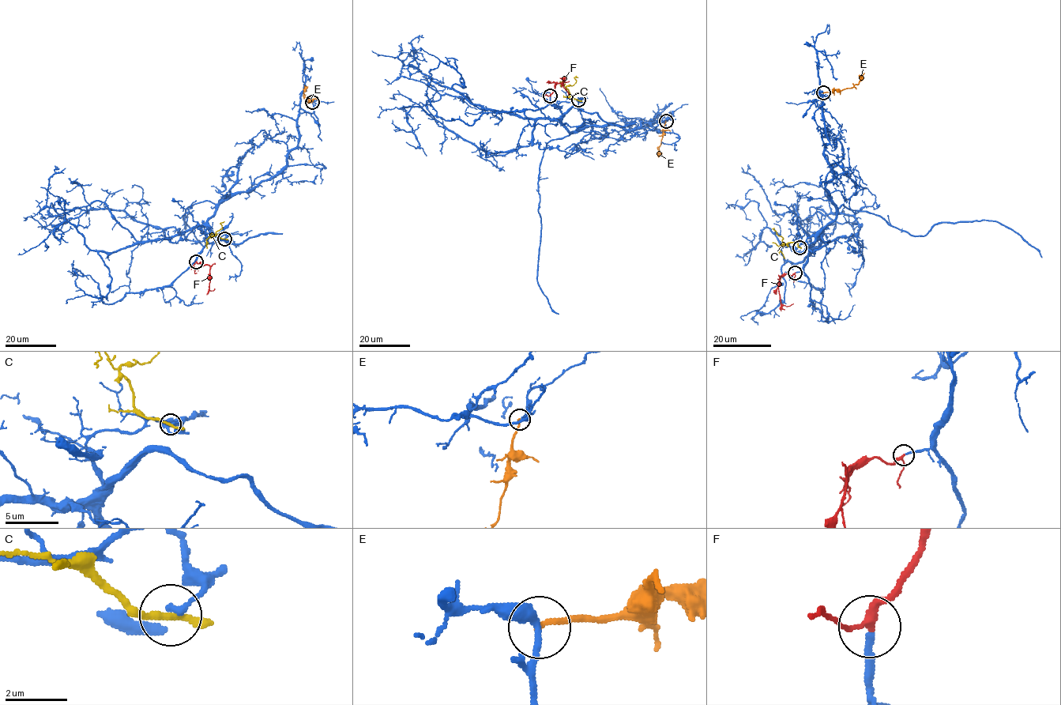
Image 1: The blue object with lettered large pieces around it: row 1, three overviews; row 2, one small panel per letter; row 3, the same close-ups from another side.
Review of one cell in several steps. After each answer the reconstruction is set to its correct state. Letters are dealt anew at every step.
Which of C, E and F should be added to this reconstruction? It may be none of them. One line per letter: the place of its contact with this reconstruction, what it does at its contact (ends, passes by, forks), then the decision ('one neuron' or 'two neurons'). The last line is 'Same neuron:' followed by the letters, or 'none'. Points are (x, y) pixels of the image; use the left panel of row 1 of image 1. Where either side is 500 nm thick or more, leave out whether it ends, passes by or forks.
C: contact (224, 239); it passes by; two neurons
E: contact (312, 102); it ends; two neurons
F: contact (196, 262); it passes by; one neuron
Same neuron: F

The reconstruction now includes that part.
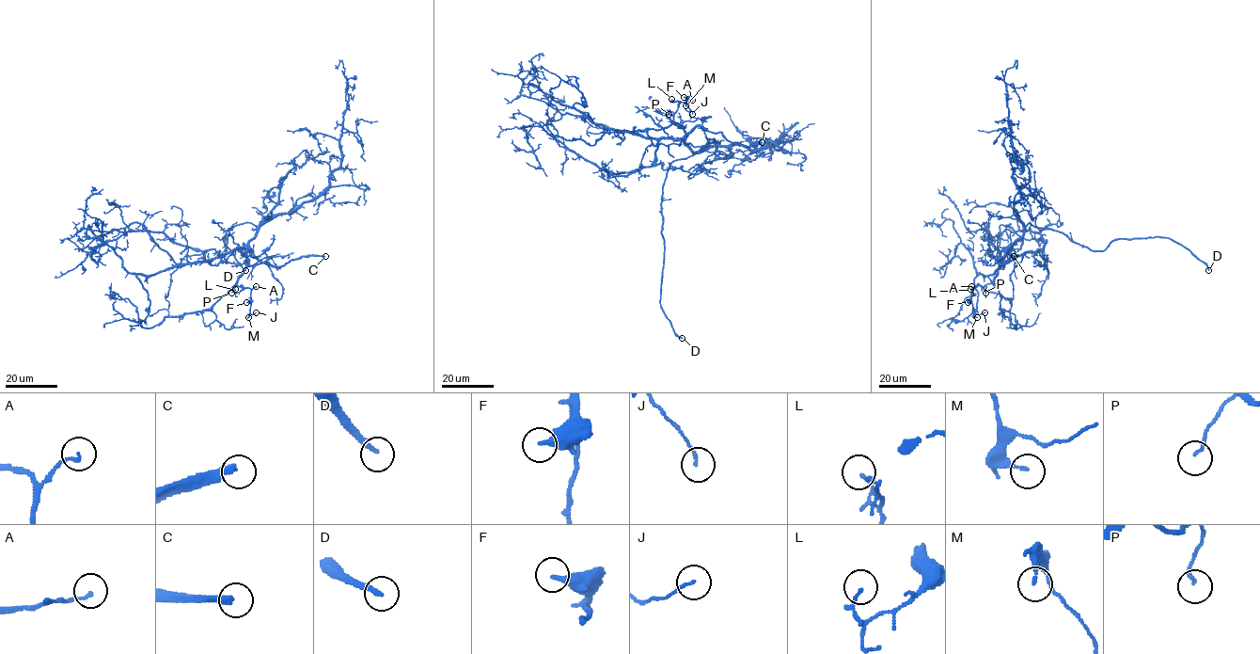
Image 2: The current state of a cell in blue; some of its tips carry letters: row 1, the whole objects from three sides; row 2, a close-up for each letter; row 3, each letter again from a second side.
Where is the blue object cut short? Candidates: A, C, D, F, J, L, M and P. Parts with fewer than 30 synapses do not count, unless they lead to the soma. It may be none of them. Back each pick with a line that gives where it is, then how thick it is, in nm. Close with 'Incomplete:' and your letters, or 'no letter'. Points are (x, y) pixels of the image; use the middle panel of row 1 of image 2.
C: (762, 142) | 320 nm
D: (682, 338) | 200 nm
Incomplete: C, D

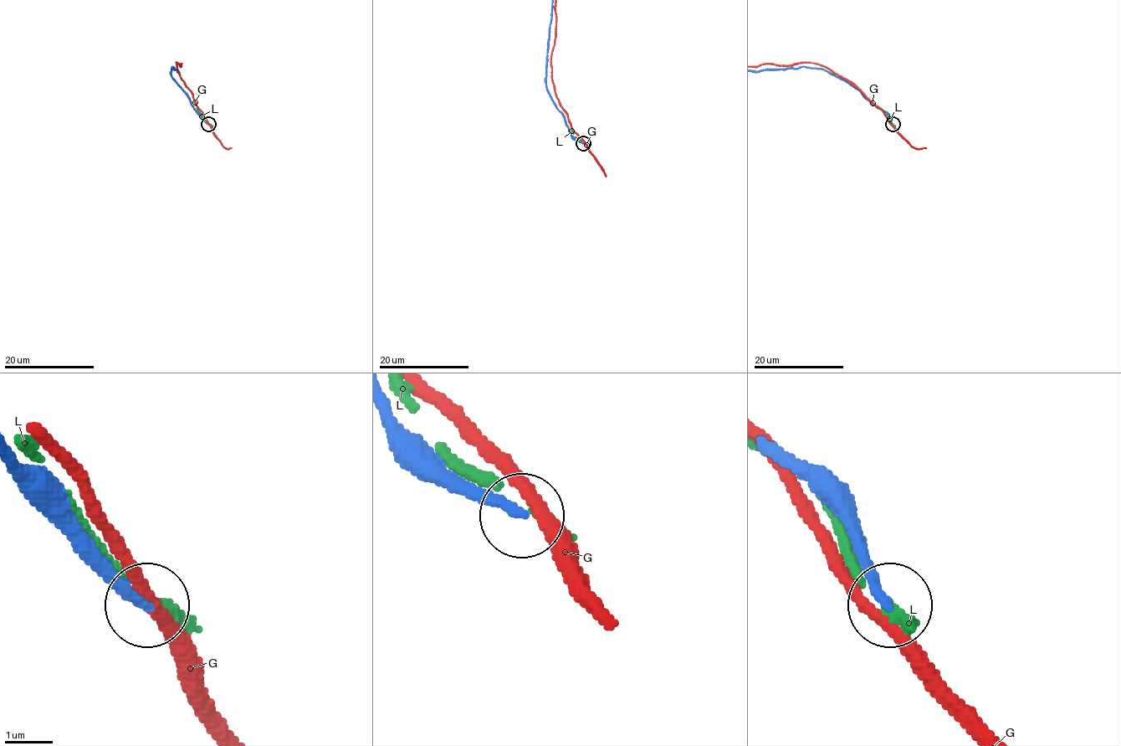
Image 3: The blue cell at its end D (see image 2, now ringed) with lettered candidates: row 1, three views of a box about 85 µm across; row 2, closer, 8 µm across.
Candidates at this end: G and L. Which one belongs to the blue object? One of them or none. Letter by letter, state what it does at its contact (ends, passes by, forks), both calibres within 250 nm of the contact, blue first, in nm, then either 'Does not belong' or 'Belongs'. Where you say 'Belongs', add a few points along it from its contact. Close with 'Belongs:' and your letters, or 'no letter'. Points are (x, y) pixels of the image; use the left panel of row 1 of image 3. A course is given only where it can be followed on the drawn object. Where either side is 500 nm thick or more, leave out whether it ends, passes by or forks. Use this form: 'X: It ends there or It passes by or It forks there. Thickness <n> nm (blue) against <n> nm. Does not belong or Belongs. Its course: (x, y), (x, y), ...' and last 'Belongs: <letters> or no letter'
G: It passes by. Thickness 240 nm (blue) against 280 nm. Does not belong
L: It ends there. Thickness 220 nm (blue) against 280 nm. Does not belong
Belongs: no letter

